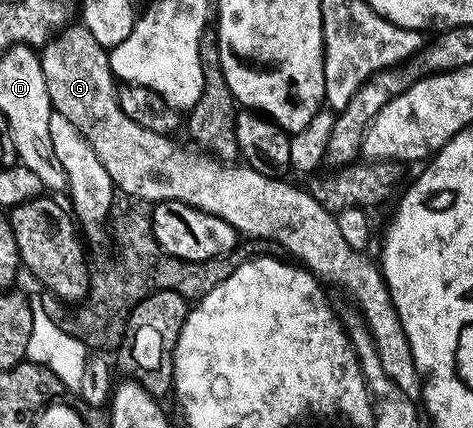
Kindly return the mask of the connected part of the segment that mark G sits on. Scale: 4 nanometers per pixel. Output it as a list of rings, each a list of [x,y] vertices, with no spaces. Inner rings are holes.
[[[82,25],[64,27],[55,38],[47,42],[46,47],[42,48],[39,60],[45,73],[45,89],[49,89],[49,101],[54,114],[65,117],[65,121],[73,121],[81,137],[89,141],[93,153],[97,153],[101,165],[105,165],[105,173],[109,173],[116,188],[138,199],[146,199],[152,205],[165,201],[181,201],[205,213],[213,213],[229,221],[229,225],[233,225],[240,236],[252,235],[251,239],[255,241],[268,239],[272,244],[280,243],[292,255],[288,255],[292,260],[298,261],[324,284],[332,283],[335,287],[344,287],[348,297],[363,310],[362,322],[371,332],[377,357],[381,359],[381,369],[385,369],[385,373],[391,378],[393,385],[401,389],[401,393],[405,393],[414,401],[420,398],[421,384],[413,353],[409,349],[405,329],[397,317],[397,309],[383,279],[383,272],[372,256],[370,259],[370,254],[349,249],[349,244],[345,242],[341,228],[335,220],[336,212],[325,209],[325,205],[321,205],[311,196],[310,190],[303,188],[302,191],[301,188],[286,183],[288,181],[286,178],[270,179],[246,165],[224,165],[206,154],[190,155],[181,144],[174,143],[176,141],[174,138],[153,133],[137,125],[137,121],[125,117],[119,104],[117,80],[115,74],[111,72],[108,48],[100,45],[97,37],[93,37],[93,33],[89,33],[87,27]]]

